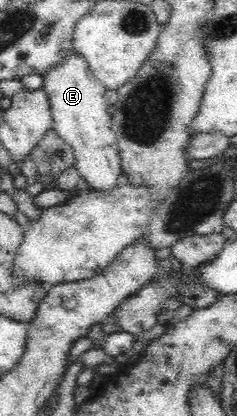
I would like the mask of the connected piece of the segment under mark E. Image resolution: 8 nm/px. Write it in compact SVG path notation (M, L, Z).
M72 50L69 58L43 75L41 89L50 106L52 129L74 150L75 167L80 177L88 181L94 191L103 194L114 191L114 187L118 187L118 175L123 169L120 169L119 149L114 147L117 137L114 137L112 116L106 108L106 87L94 77L88 62Z

